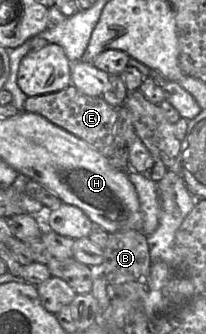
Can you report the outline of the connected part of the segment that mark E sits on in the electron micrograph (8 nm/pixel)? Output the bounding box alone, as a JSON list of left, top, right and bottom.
[24,86,119,157]

